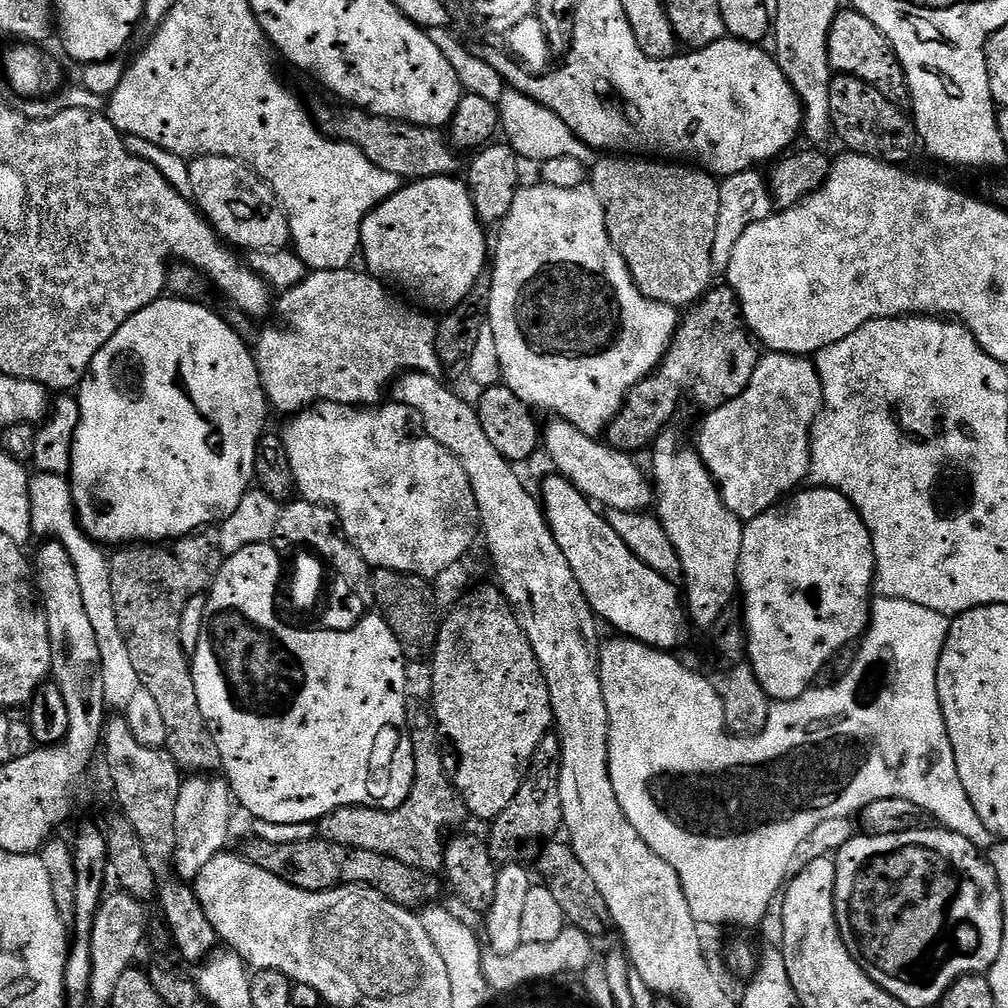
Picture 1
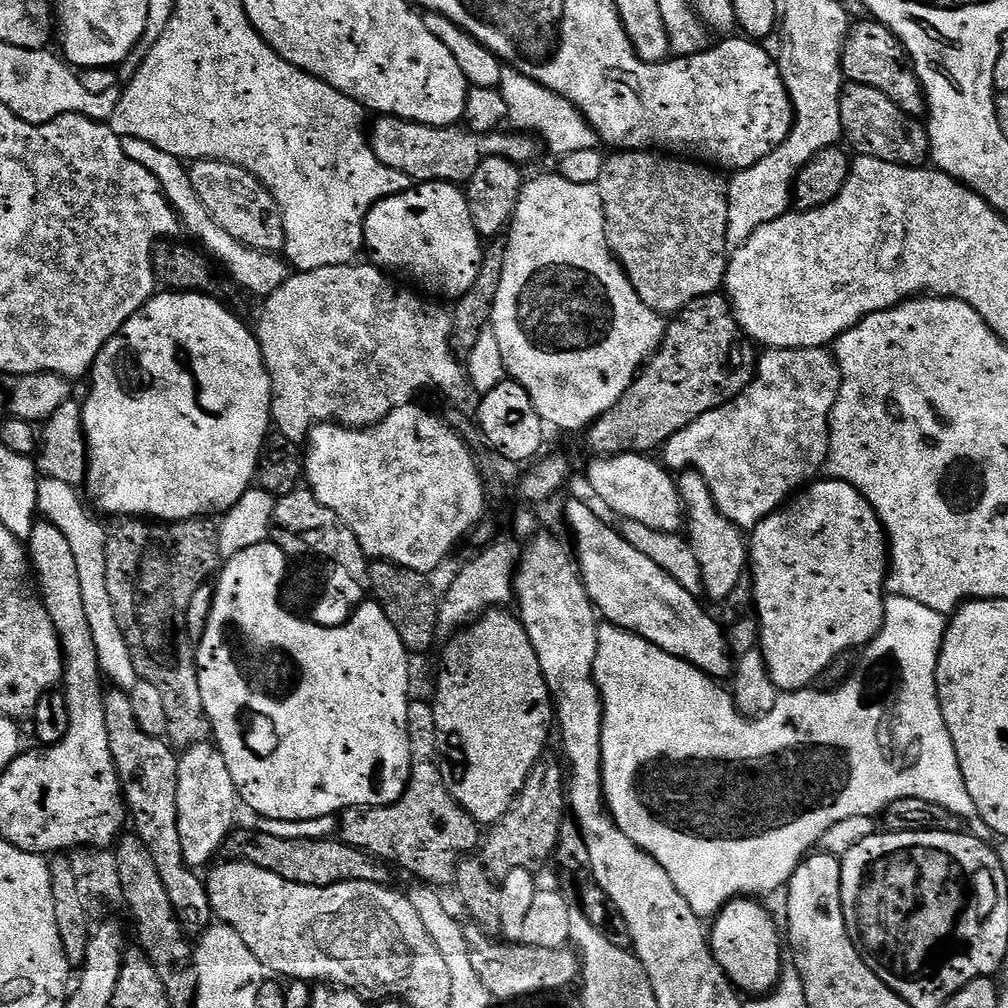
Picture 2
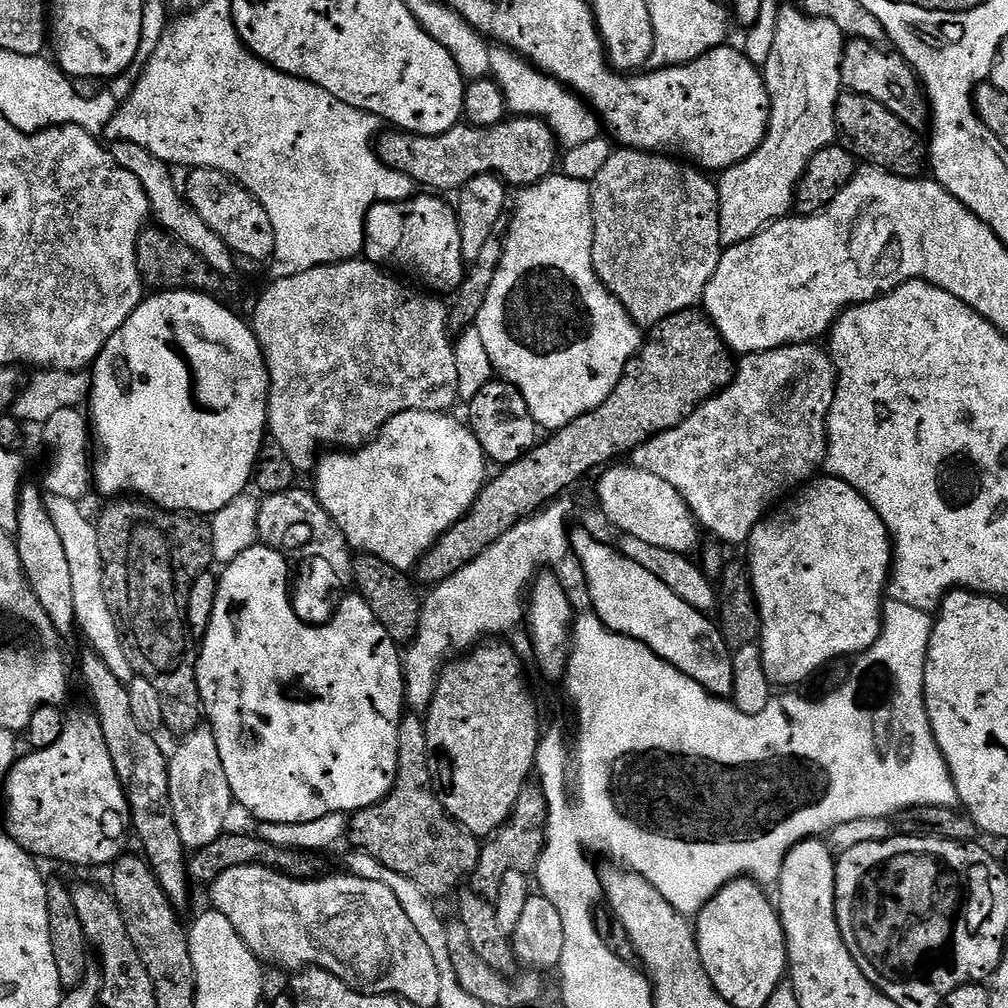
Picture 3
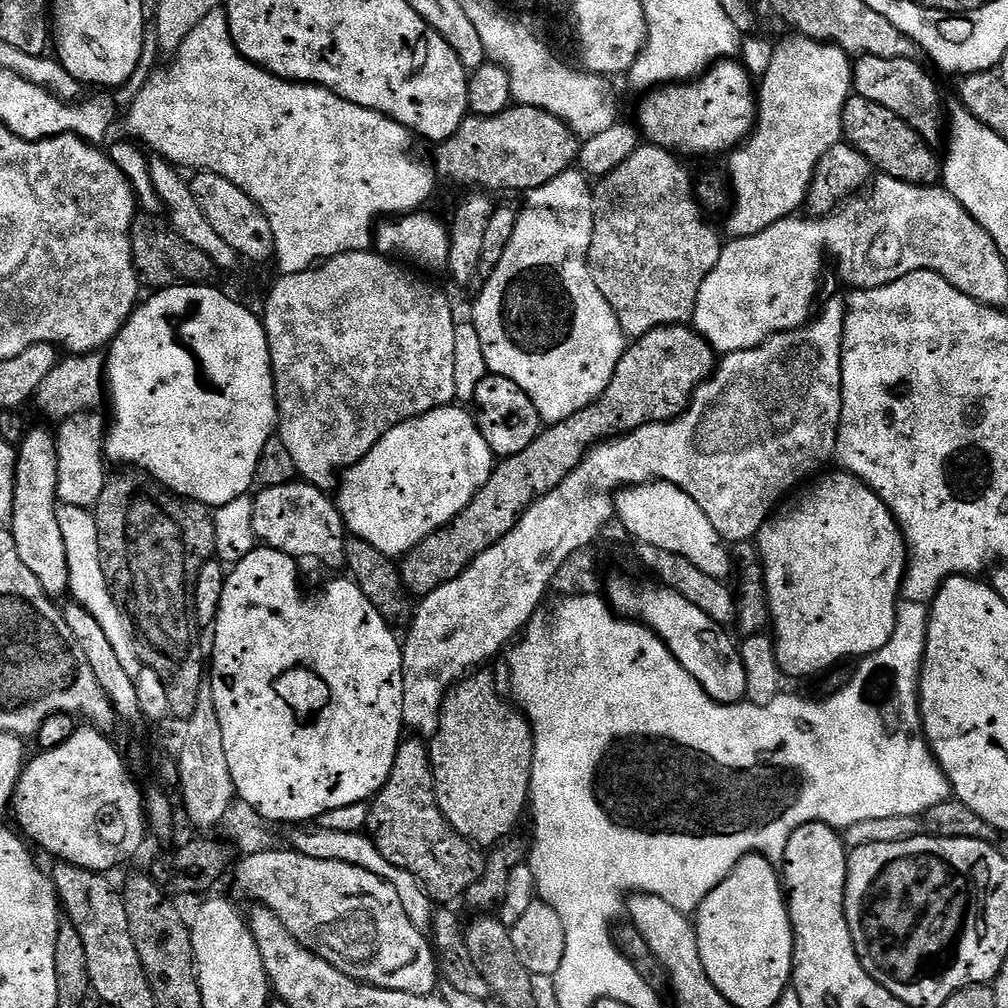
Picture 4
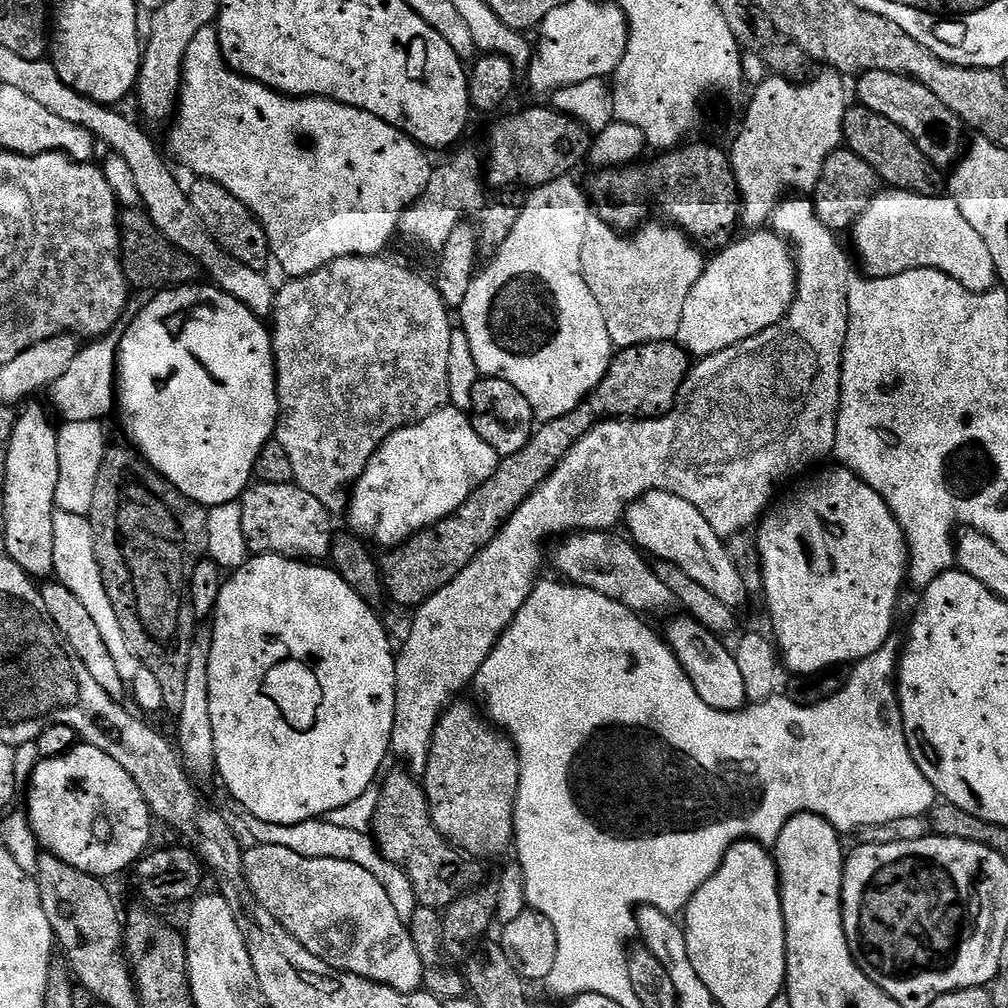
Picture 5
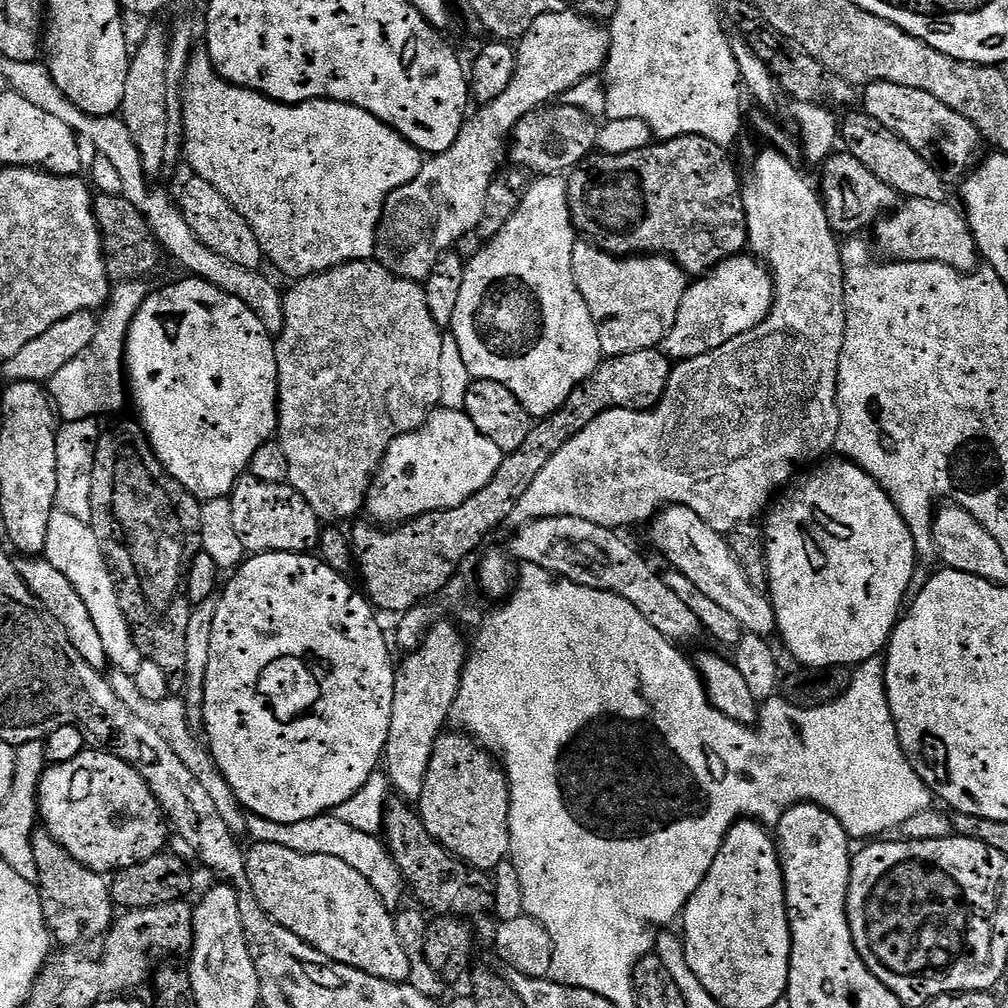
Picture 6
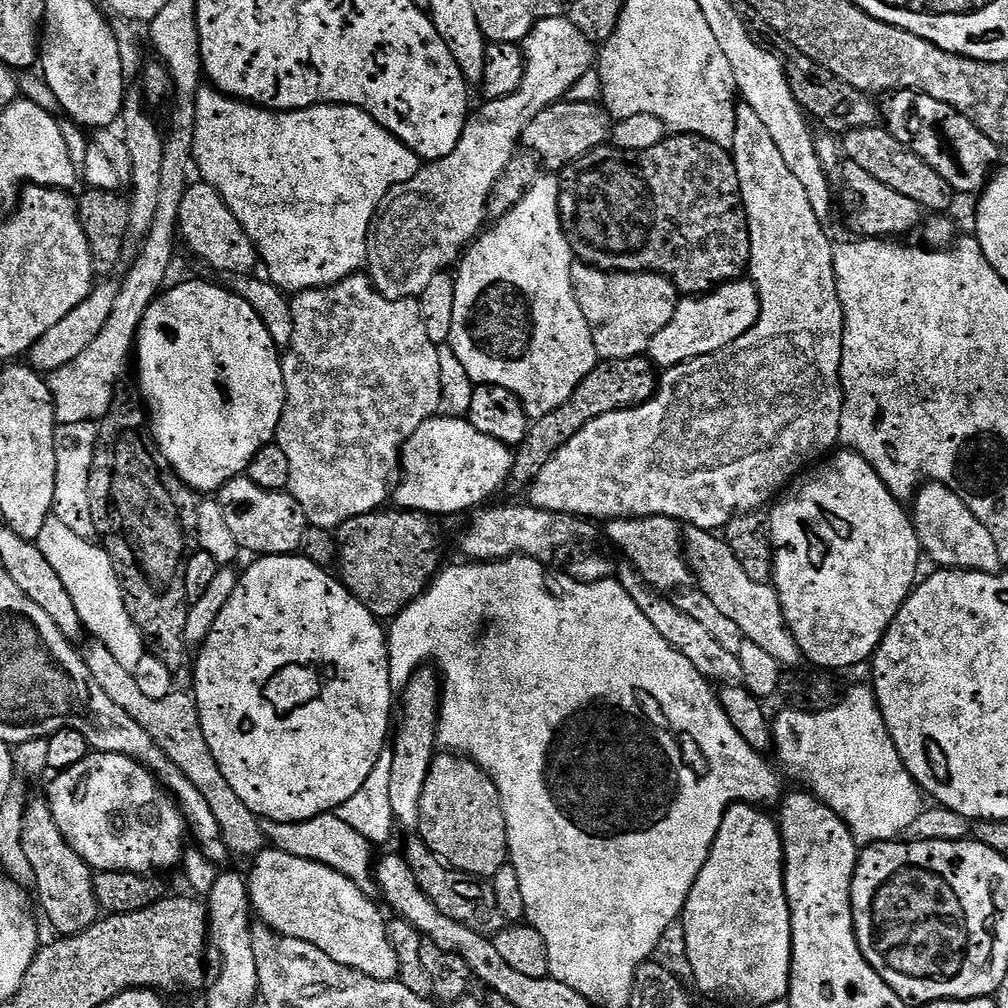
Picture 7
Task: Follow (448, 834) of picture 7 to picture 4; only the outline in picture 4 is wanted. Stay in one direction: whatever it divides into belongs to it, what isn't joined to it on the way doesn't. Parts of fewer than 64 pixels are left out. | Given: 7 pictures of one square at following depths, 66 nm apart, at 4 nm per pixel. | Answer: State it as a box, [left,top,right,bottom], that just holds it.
[428,670,532,850]

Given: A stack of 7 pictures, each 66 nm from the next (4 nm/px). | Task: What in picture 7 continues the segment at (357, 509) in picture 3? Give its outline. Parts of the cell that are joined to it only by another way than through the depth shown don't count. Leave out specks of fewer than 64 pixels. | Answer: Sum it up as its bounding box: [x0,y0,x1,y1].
[394,414,513,518]

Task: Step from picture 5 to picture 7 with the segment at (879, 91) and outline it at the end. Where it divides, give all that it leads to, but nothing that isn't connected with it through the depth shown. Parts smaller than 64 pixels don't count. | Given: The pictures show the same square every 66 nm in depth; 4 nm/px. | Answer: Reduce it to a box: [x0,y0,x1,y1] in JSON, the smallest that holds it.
[883,90,1002,194]

